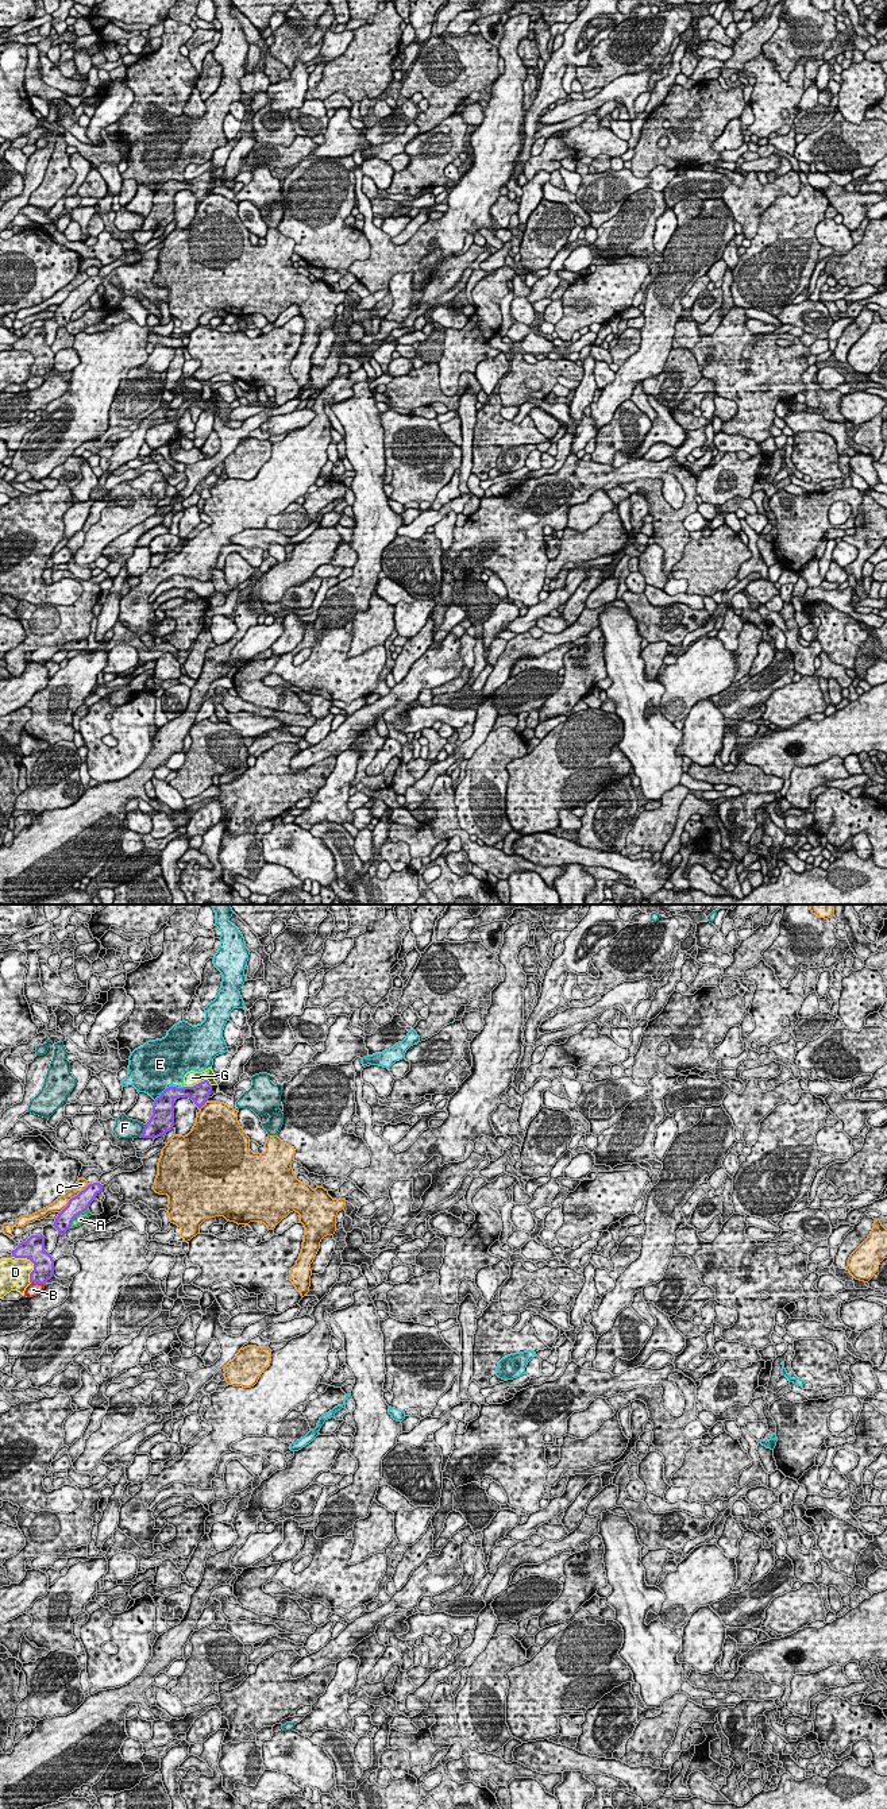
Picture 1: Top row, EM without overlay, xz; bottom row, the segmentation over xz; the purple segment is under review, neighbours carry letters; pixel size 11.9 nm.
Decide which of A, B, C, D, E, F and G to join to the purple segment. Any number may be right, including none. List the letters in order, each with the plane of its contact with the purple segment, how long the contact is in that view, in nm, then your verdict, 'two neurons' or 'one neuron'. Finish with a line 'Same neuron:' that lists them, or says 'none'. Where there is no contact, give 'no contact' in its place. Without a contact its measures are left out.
A: xz | 300 nm | two neurons
B: xz | 160 nm | two neurons
C: xz | 500 nm | two neurons
D: xz | 400 nm | two neurons
E: xz | 400 nm | two neurons
F: xz | 160 nm | two neurons
G: xz | 340 nm | two neurons
Same neuron: none

